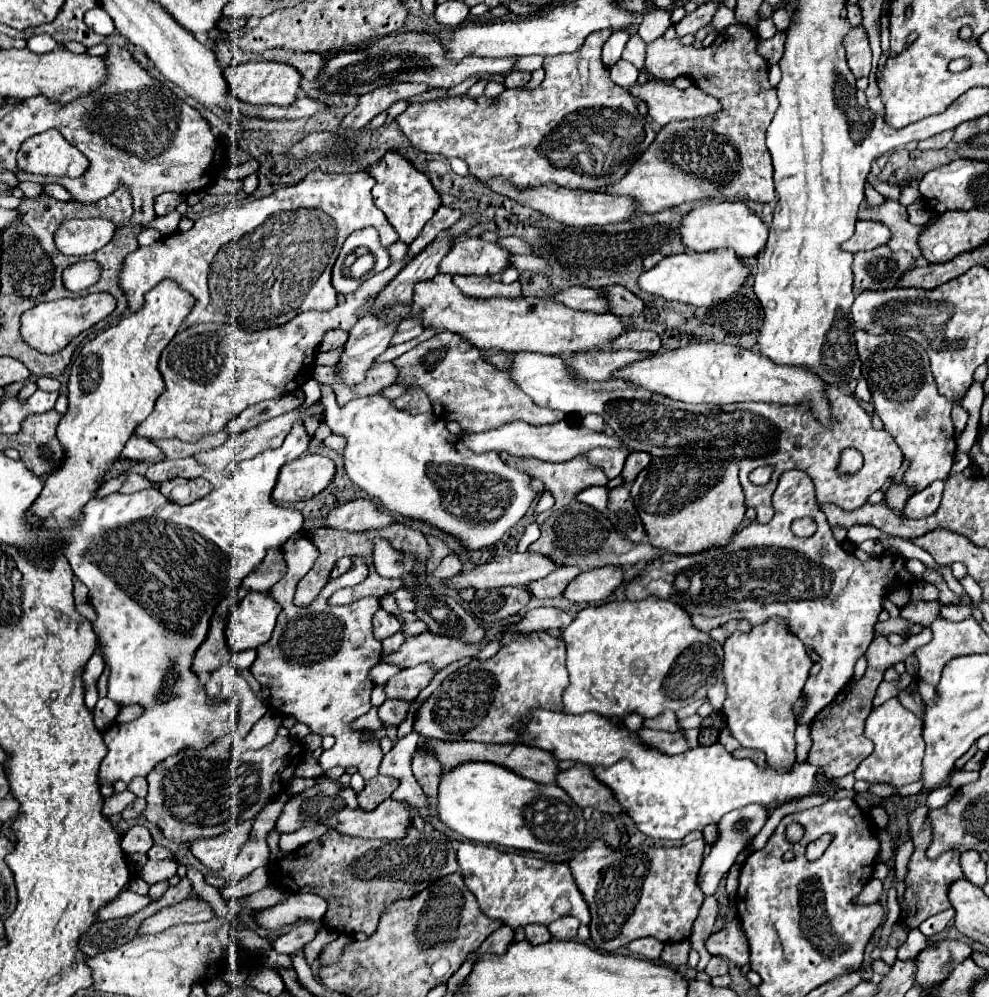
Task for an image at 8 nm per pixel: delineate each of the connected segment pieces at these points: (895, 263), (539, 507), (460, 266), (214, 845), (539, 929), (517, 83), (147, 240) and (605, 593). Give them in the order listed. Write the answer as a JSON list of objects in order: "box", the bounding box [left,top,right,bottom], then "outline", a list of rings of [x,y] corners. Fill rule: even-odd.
[{"box":[854,246,914,290],"outline":[[[888,246],[856,254],[854,288],[862,290],[894,288],[896,280],[912,266],[912,262],[914,262],[912,256],[904,256],[904,252],[892,252]]]},{"box":[534,490,554,516],"outline":[[[548,490],[542,492],[542,496],[538,498],[538,502],[534,506],[534,516],[540,514],[540,512],[544,512],[544,510],[548,510],[548,508],[552,508],[552,504],[554,504],[554,496]]]},{"box":[440,236,512,276],"outline":[[[462,236],[456,240],[454,248],[440,262],[440,272],[446,274],[474,274],[474,276],[494,276],[502,274],[512,266],[512,252],[502,248],[498,242],[486,242],[482,238]]]},{"box":[190,818,254,872],"outline":[[[254,818],[244,820],[244,824],[236,824],[210,840],[194,840],[190,844],[190,850],[204,866],[208,866],[214,872],[222,872],[224,864],[232,862],[238,856],[242,844],[250,834],[252,822]]]},{"box":[514,924,550,944],"outline":[[[528,924],[528,926],[516,928],[514,940],[516,940],[516,942],[528,940],[530,944],[544,944],[544,942],[550,940],[550,932],[548,932],[546,926],[540,926],[540,924]]]},{"box":[504,70,532,88],"outline":[[[514,70],[514,72],[510,72],[510,74],[506,76],[504,86],[506,86],[506,88],[520,88],[520,86],[524,86],[526,82],[530,82],[530,78],[532,78],[530,72],[518,72],[518,70]]]},{"box":[138,228,161,246],"outline":[[[147,228],[138,235],[140,246],[148,246],[161,238],[161,234],[154,228]]]},{"box":[564,566,626,602],"outline":[[[602,566],[592,568],[576,576],[572,584],[566,588],[564,596],[572,602],[598,602],[606,600],[622,582],[626,568],[618,566]]]}]

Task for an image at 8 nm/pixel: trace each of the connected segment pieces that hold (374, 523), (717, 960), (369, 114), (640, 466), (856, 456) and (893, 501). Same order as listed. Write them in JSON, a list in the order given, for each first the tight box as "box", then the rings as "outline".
[{"box":[328,500,396,532],"outline":[[[350,500],[332,512],[328,512],[328,524],[330,528],[340,530],[352,530],[352,532],[364,532],[364,530],[378,530],[392,526],[396,520],[380,512],[372,500]]]},{"box":[706,956,728,976],"outline":[[[712,956],[706,966],[706,974],[718,976],[718,974],[726,974],[726,972],[728,972],[728,962],[722,956]]]},{"box":[340,84,426,130],"outline":[[[388,84],[388,88],[376,88],[364,96],[360,96],[358,106],[344,116],[340,122],[340,128],[350,128],[350,130],[360,130],[364,128],[376,114],[388,110],[394,102],[416,96],[426,92],[426,84]]]},{"box":[622,452,652,484],"outline":[[[630,452],[626,458],[626,464],[624,464],[624,470],[622,470],[624,484],[634,482],[634,478],[640,474],[640,470],[644,470],[648,466],[650,458],[652,456],[648,456],[646,452]]]},{"box":[838,448,862,474],"outline":[[[846,448],[840,452],[840,460],[838,460],[838,468],[844,474],[856,474],[856,470],[862,468],[862,454],[854,448]]]},{"box":[886,484,912,510],"outline":[[[890,484],[888,492],[886,492],[886,504],[894,510],[902,510],[908,496],[912,496],[912,492],[908,492],[908,488],[904,488],[904,484]]]}]

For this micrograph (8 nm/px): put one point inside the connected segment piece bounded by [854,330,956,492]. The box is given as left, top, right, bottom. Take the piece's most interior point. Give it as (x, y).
(904, 394)

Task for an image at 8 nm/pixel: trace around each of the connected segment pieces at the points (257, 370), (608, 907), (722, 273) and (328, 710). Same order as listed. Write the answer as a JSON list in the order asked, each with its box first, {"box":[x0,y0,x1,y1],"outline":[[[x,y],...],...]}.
[{"box":[136,264,404,442],"outline":[[[390,264],[384,272],[370,276],[356,292],[346,296],[346,304],[338,304],[330,312],[304,312],[264,332],[244,332],[230,324],[200,324],[180,330],[164,348],[158,364],[166,388],[156,400],[154,412],[136,428],[136,434],[148,440],[180,438],[196,442],[204,434],[224,430],[248,406],[292,394],[312,378],[314,358],[324,334],[336,328],[350,332],[366,310],[368,298],[378,296],[404,264]]]},{"box":[568,840,704,952],"outline":[[[594,840],[584,850],[576,852],[568,866],[572,870],[572,878],[578,890],[582,892],[586,904],[590,906],[592,914],[590,934],[594,944],[604,952],[614,952],[620,946],[626,946],[628,942],[642,936],[652,936],[660,942],[686,940],[690,936],[692,922],[698,916],[698,908],[704,900],[704,894],[698,886],[698,870],[702,866],[702,854],[704,854],[704,840],[694,840],[678,848],[656,848],[642,844],[630,850],[616,850],[608,846],[604,840]]]},{"box":[638,252,748,306],"outline":[[[696,252],[676,254],[664,258],[652,270],[646,270],[638,278],[638,286],[644,292],[662,296],[666,300],[678,300],[694,306],[710,306],[716,300],[728,300],[740,290],[748,276],[748,268],[732,256],[732,252]]]},{"box":[250,532,382,780],"outline":[[[296,532],[284,546],[284,558],[288,564],[288,574],[284,580],[270,588],[270,596],[282,606],[276,628],[268,644],[258,648],[258,658],[250,666],[254,678],[262,684],[264,702],[282,712],[296,716],[298,722],[310,726],[312,734],[332,734],[335,744],[328,751],[323,751],[318,758],[324,772],[330,768],[358,768],[358,774],[364,780],[378,776],[378,768],[382,762],[382,750],[378,742],[366,742],[358,730],[350,730],[350,722],[358,716],[366,714],[370,704],[370,692],[374,688],[368,682],[370,670],[380,662],[382,648],[380,640],[372,636],[372,616],[380,608],[378,600],[362,598],[350,606],[328,606],[328,598],[334,590],[360,584],[368,576],[368,566],[364,560],[354,558],[352,568],[332,580],[320,596],[308,608],[296,608],[292,604],[296,584],[310,570],[310,564],[318,558],[318,548],[306,536],[306,532]]]}]

